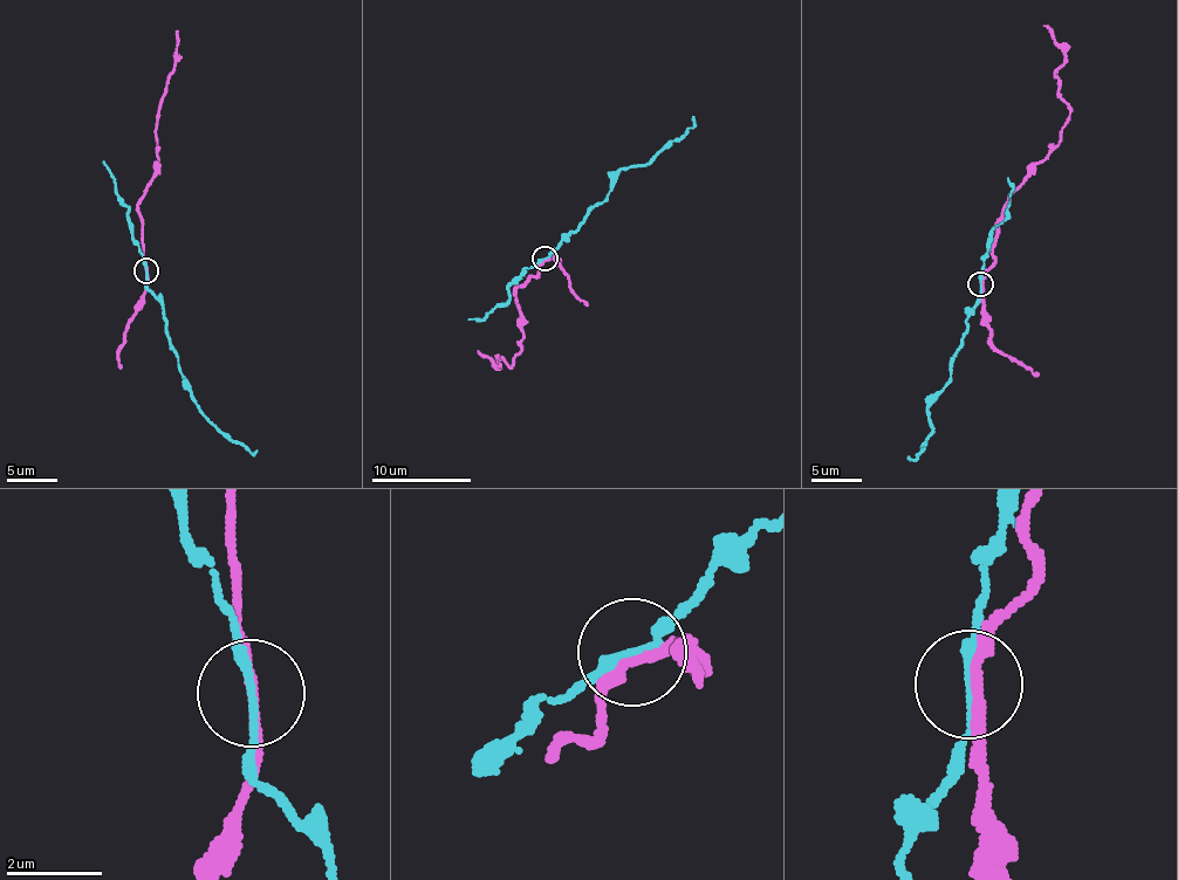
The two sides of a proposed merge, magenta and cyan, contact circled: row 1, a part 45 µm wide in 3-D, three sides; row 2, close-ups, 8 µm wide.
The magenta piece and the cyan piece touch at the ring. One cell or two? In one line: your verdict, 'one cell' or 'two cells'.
two cells

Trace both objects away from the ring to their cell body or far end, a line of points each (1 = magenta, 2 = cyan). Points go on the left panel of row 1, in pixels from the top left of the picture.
1: (146, 269), (139, 198), (158, 158), (157, 122), (166, 80), (175, 69), (177, 31)
2: (146, 269), (146, 287), (162, 304), (168, 335), (191, 398), (212, 426), (252, 452), (257, 451)

